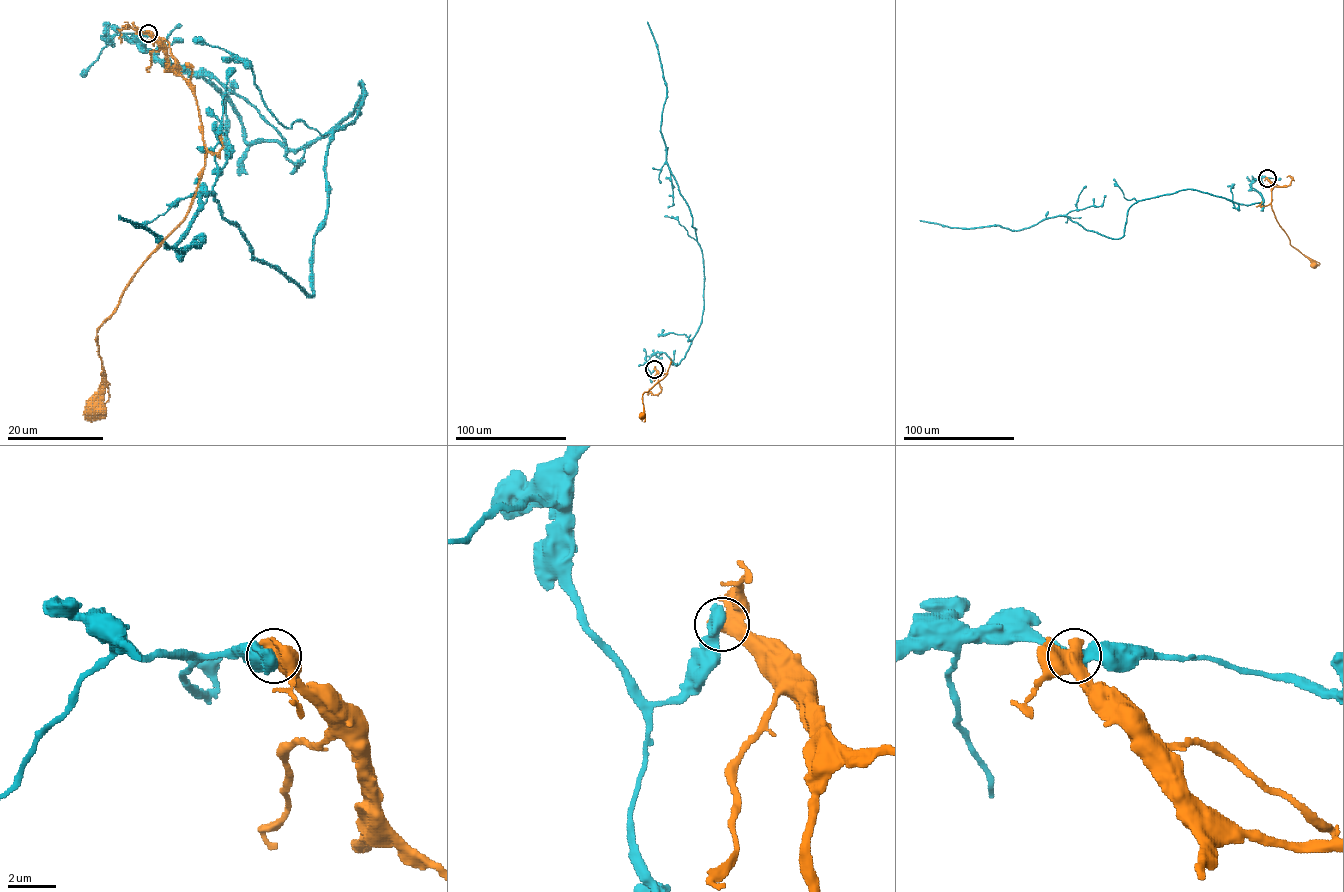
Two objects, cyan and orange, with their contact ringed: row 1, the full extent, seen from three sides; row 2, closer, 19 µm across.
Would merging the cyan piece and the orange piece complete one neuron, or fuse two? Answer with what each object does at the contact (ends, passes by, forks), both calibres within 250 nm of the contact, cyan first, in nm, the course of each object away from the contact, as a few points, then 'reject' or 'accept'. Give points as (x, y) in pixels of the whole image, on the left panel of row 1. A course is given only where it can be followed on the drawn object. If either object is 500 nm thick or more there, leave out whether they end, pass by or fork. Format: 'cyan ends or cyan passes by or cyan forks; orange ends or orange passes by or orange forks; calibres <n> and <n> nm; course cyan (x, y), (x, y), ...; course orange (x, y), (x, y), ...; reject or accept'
calibres 700 and 750 nm; course cyan (148, 34), (118, 30), (250, 142), (364, 97), (312, 296), (212, 195), (180, 259), (201, 239), (118, 215); course orange (148, 34), (195, 97), (203, 172), (186, 216), (97, 332), (104, 386), (93, 405); reject

